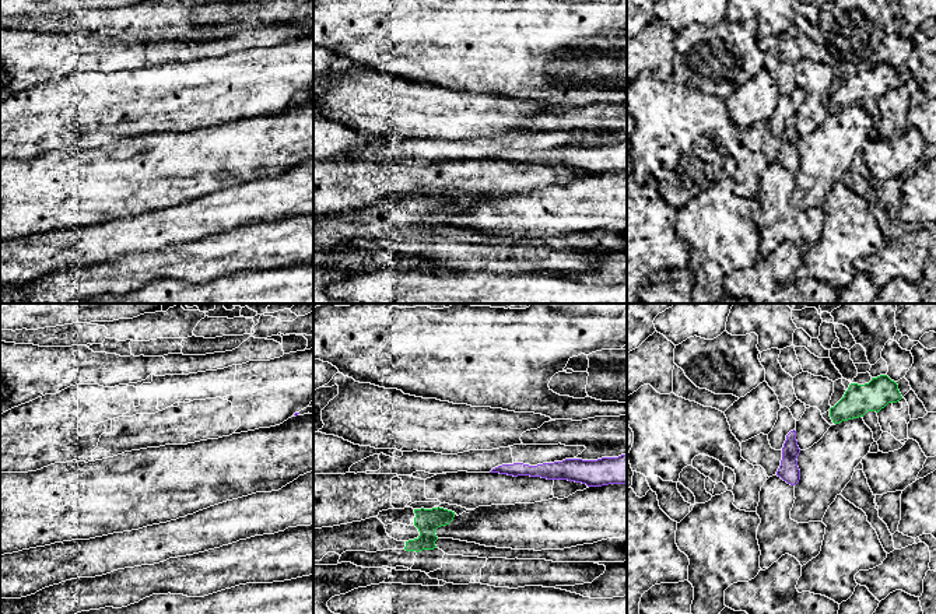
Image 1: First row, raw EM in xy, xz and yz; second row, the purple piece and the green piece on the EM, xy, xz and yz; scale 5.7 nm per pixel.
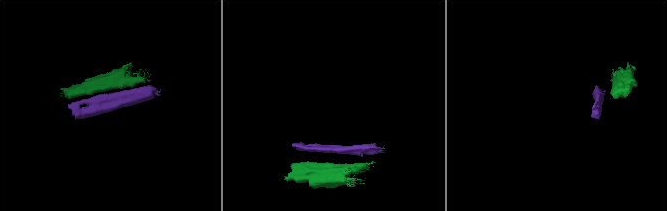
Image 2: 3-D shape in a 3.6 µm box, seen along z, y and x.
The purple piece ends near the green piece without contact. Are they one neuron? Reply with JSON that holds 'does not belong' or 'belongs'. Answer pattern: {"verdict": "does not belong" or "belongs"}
{"verdict": "does not belong"}

